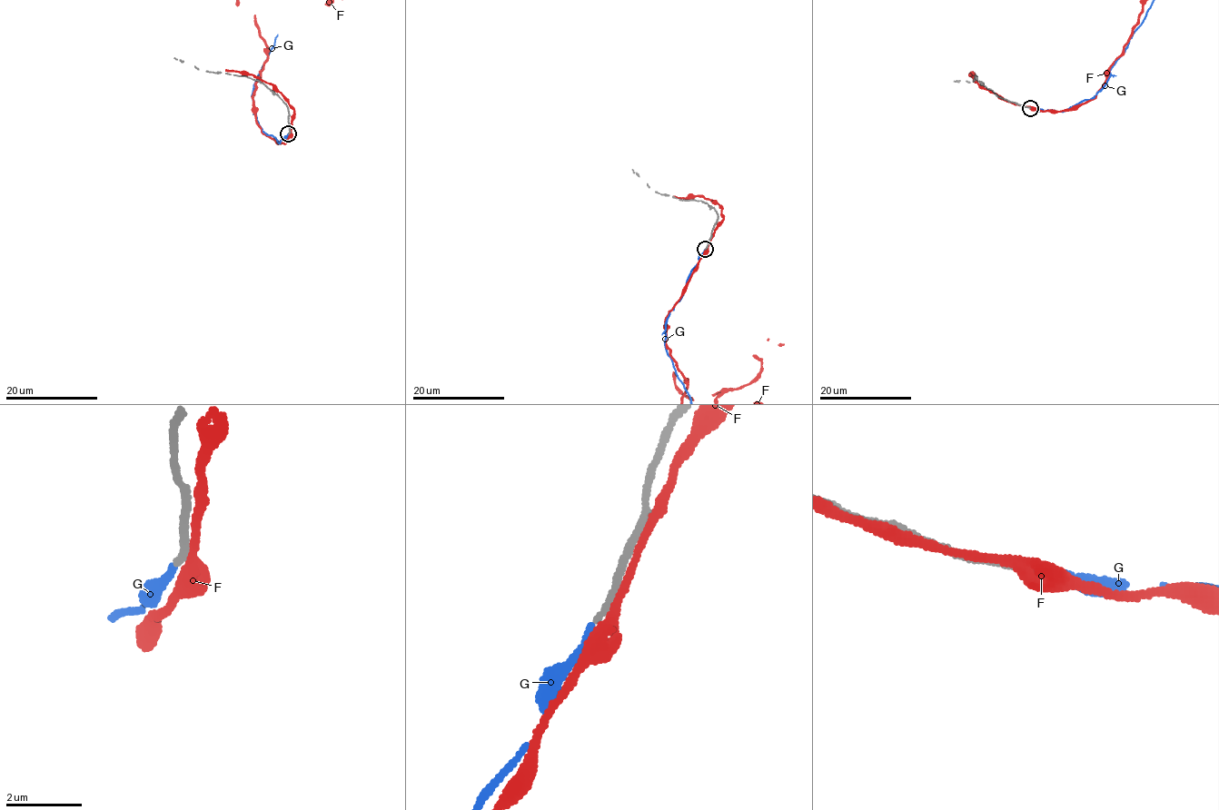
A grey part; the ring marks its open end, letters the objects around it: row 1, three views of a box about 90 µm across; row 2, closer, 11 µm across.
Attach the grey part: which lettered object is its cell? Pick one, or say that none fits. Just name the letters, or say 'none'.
G

